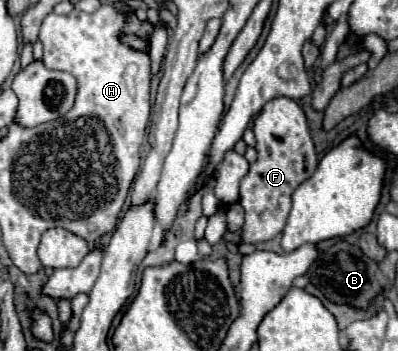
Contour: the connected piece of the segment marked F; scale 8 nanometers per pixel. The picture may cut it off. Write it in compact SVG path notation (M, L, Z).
M276 97L262 107L254 119L254 135L258 159L250 165L248 175L240 183L240 205L246 211L246 221L242 227L244 243L270 241L284 229L294 189L310 179L318 165L306 115L290 97Z

